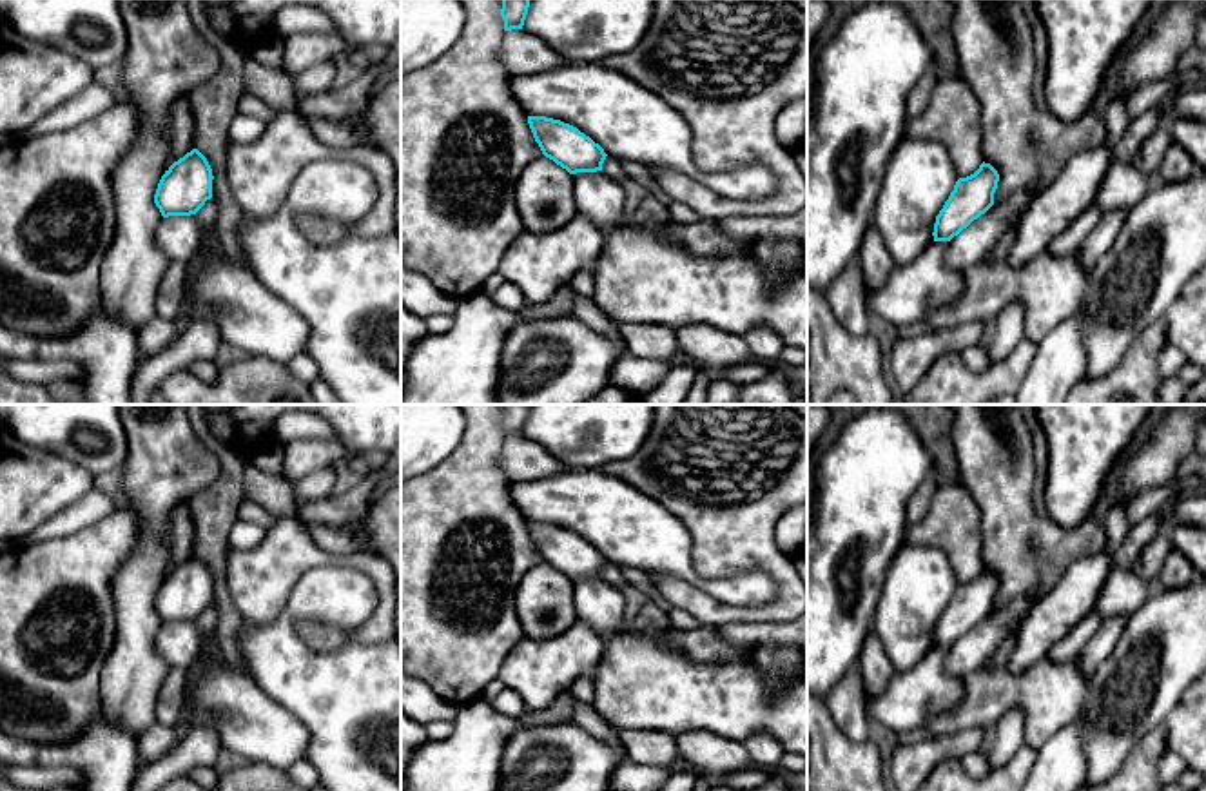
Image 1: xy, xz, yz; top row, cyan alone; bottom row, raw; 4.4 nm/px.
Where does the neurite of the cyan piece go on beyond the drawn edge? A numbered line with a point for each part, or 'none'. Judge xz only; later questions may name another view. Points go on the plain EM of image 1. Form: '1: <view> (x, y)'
none

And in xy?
none

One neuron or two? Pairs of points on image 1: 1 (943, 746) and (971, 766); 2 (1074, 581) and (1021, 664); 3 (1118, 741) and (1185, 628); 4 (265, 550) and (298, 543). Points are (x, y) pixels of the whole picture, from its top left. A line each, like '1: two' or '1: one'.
1: two
2: one
3: one
4: one

